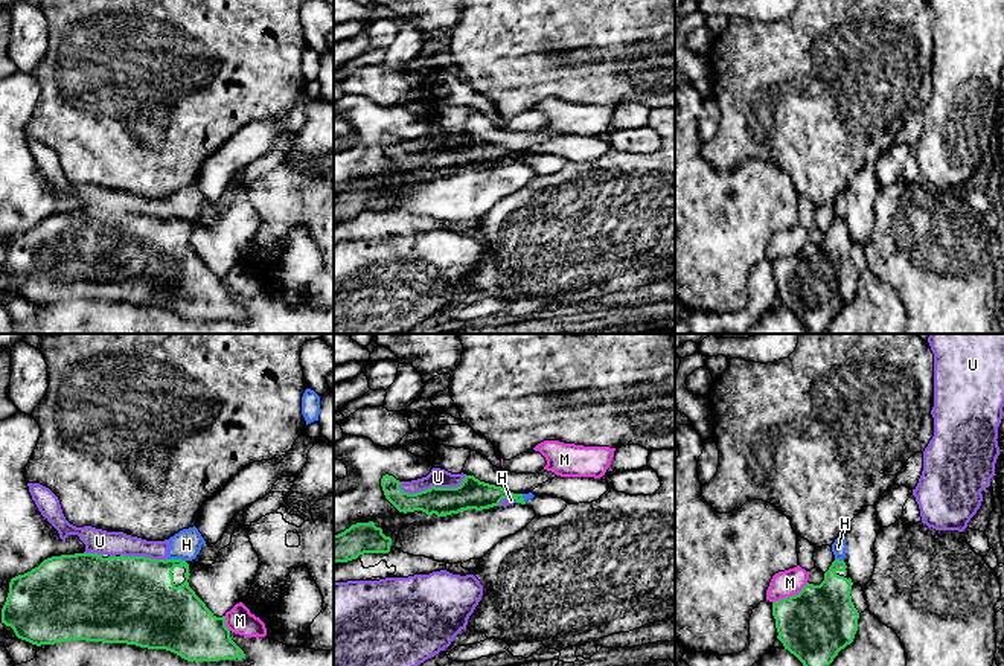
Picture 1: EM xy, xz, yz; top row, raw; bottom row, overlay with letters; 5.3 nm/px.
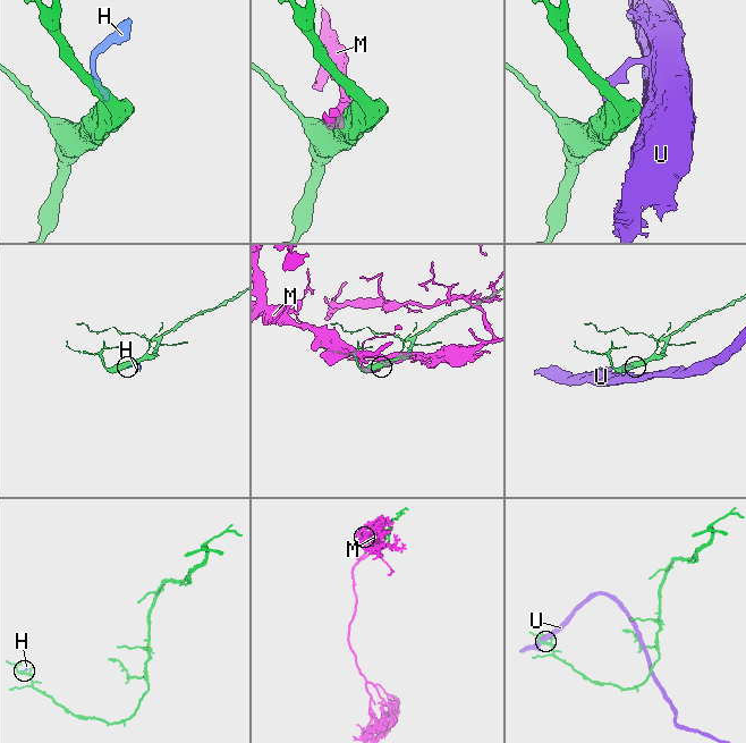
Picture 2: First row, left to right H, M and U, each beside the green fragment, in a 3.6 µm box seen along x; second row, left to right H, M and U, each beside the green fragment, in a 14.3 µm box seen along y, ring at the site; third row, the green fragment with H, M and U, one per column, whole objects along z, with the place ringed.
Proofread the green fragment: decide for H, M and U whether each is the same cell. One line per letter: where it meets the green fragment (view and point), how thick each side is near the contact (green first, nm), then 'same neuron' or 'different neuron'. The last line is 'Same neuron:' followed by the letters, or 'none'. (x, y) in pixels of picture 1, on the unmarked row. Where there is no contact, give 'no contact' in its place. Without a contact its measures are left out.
H: meets green in xy at (177, 218); 360 nm thick on the green side, 160 nm on the other; different neuron
M: meets green in yz at (791, 255); 380 nm thick on the green side, 140 nm on the other; different neuron
U: meets green in xz at (433, 145); 160 nm thick on the green side, 100 nm on the other; different neuron
Same neuron: none

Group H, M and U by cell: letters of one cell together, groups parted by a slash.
H U / M

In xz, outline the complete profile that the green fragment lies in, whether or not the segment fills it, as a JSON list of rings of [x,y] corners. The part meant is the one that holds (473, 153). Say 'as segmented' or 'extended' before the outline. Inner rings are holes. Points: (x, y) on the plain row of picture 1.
as segmented | [[[385,133],[381,137],[385,157],[404,172],[422,169],[428,175],[433,172],[446,175],[468,168],[481,169],[500,165],[506,155],[526,163],[523,152],[507,151],[504,146],[480,140],[474,134],[465,134],[457,146],[431,145],[416,152],[404,151],[399,143],[401,140],[393,134]]]

